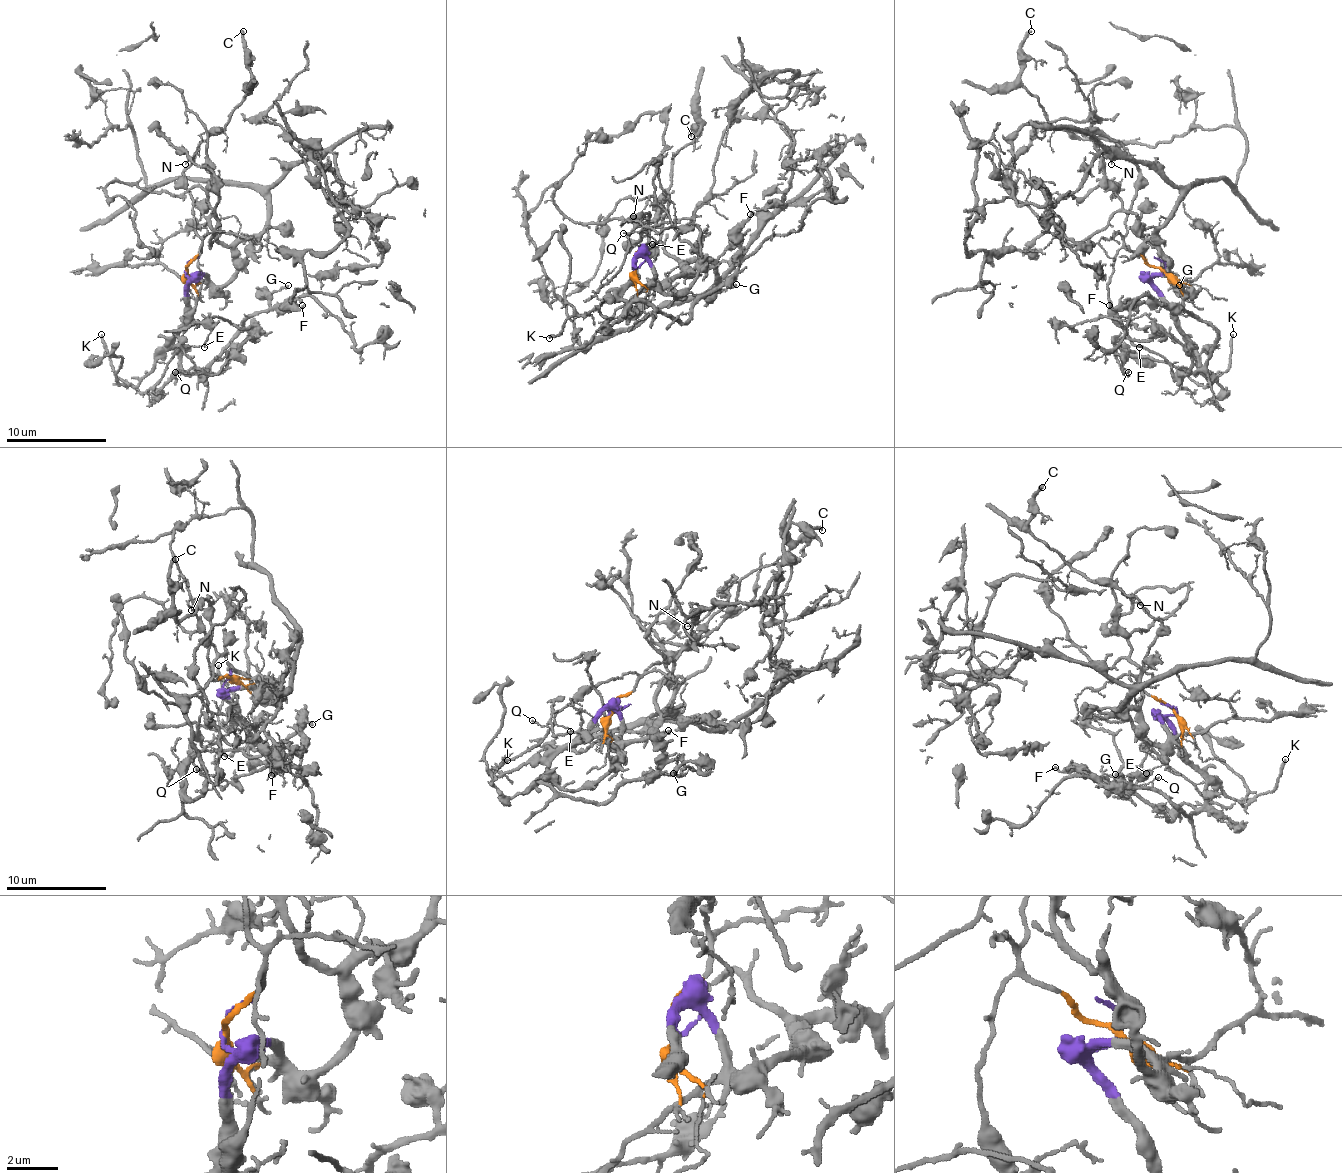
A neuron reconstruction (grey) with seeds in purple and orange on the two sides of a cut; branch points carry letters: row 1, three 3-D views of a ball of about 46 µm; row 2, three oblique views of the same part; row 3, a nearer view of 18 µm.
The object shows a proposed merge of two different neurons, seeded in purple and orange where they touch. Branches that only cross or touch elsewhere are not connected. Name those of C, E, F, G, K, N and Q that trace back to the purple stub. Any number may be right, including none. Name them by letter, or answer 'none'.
F, G, K, Q

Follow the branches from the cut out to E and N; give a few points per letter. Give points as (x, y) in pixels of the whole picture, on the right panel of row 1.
E: (1163, 272), (1123, 247), (1113, 262), (1108, 305), (1113, 320), (1141, 347), (1138, 347)
N: (1163, 272), (1126, 245), (1126, 214), (1138, 189), (1138, 169), (1118, 142), (1101, 132), (1091, 139), (1111, 164)

